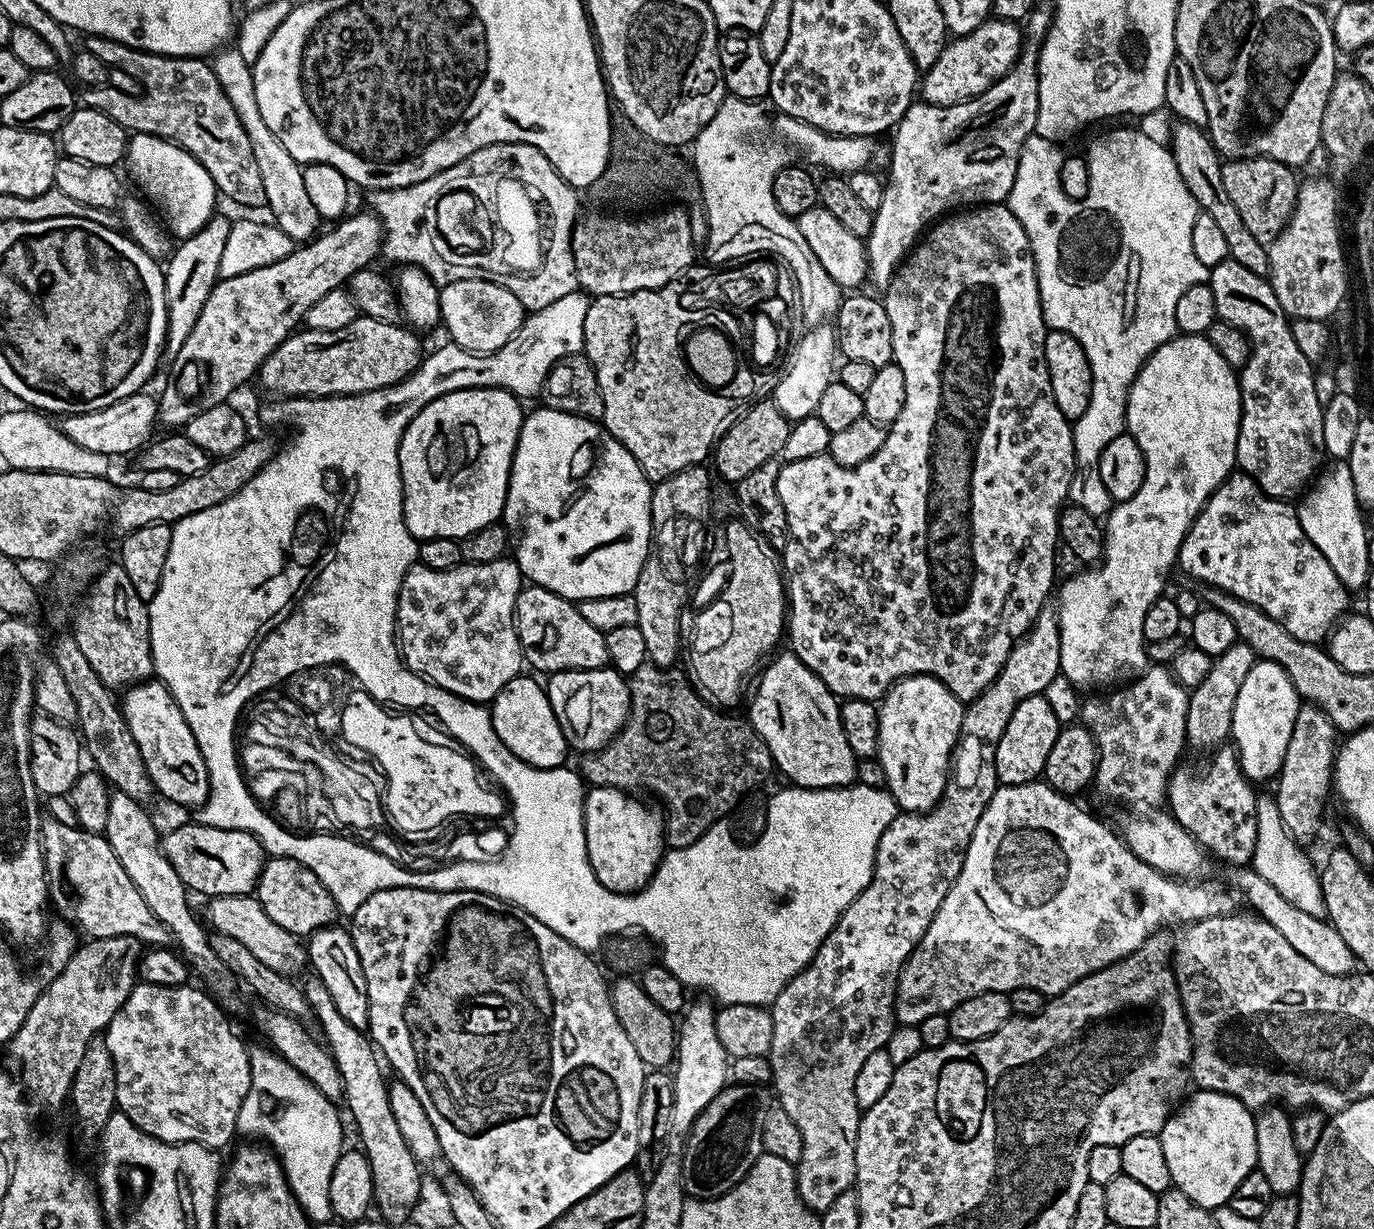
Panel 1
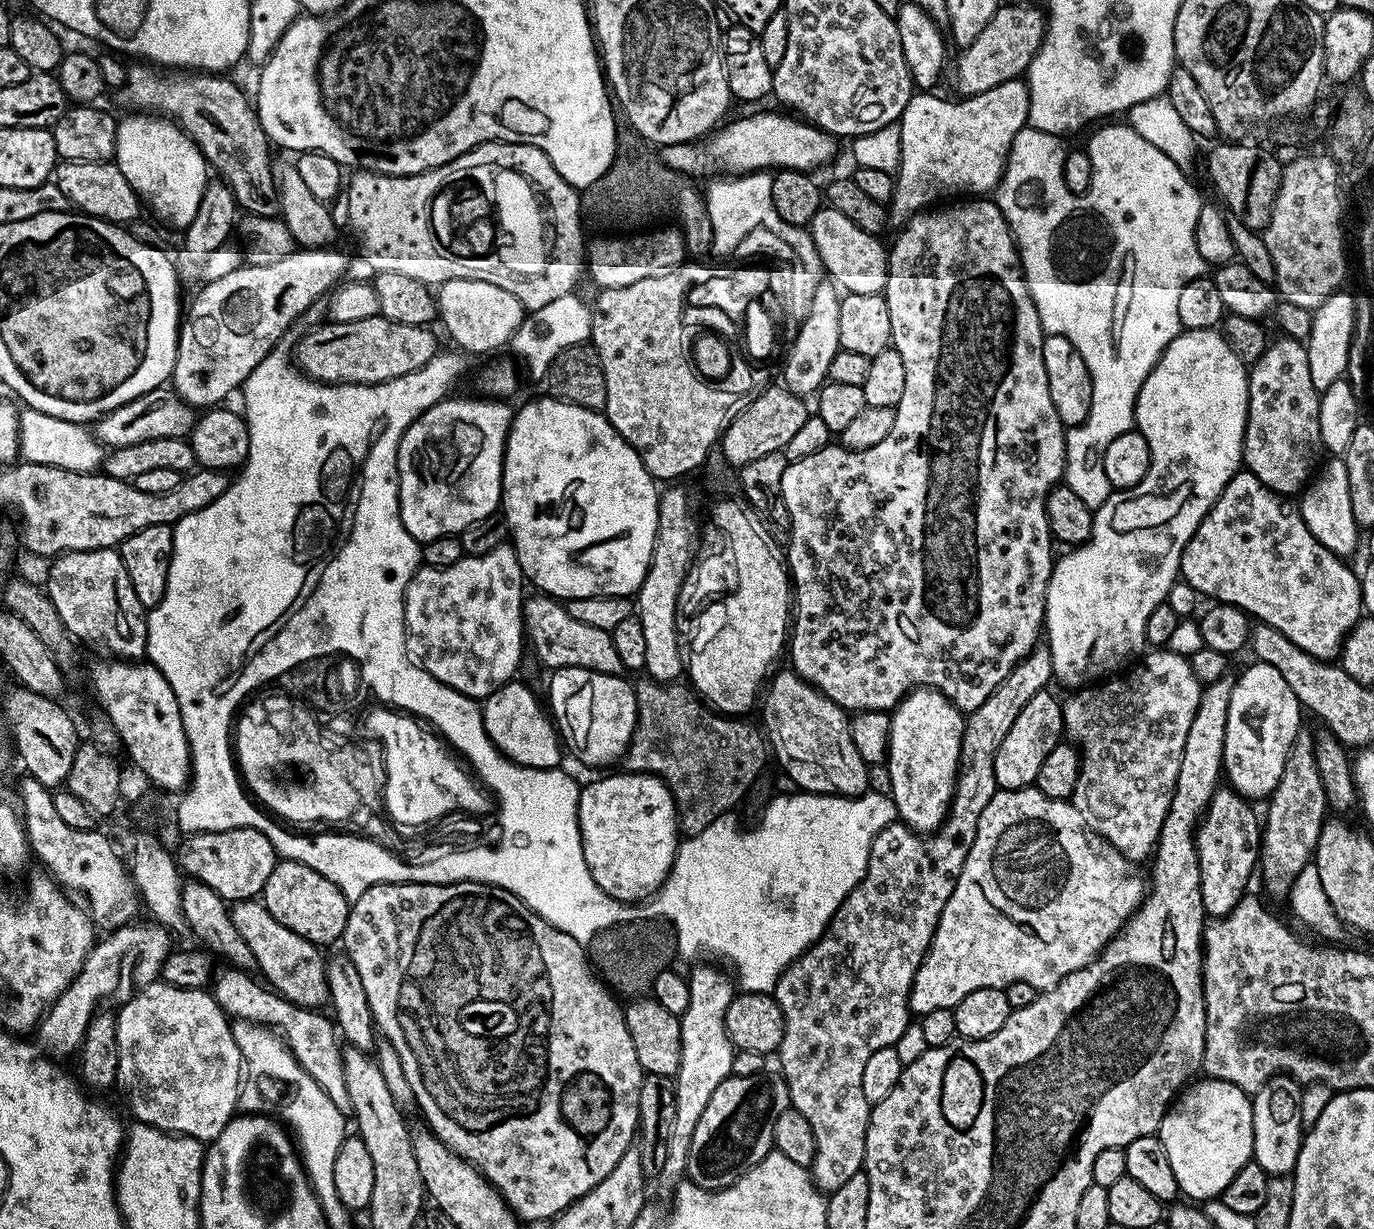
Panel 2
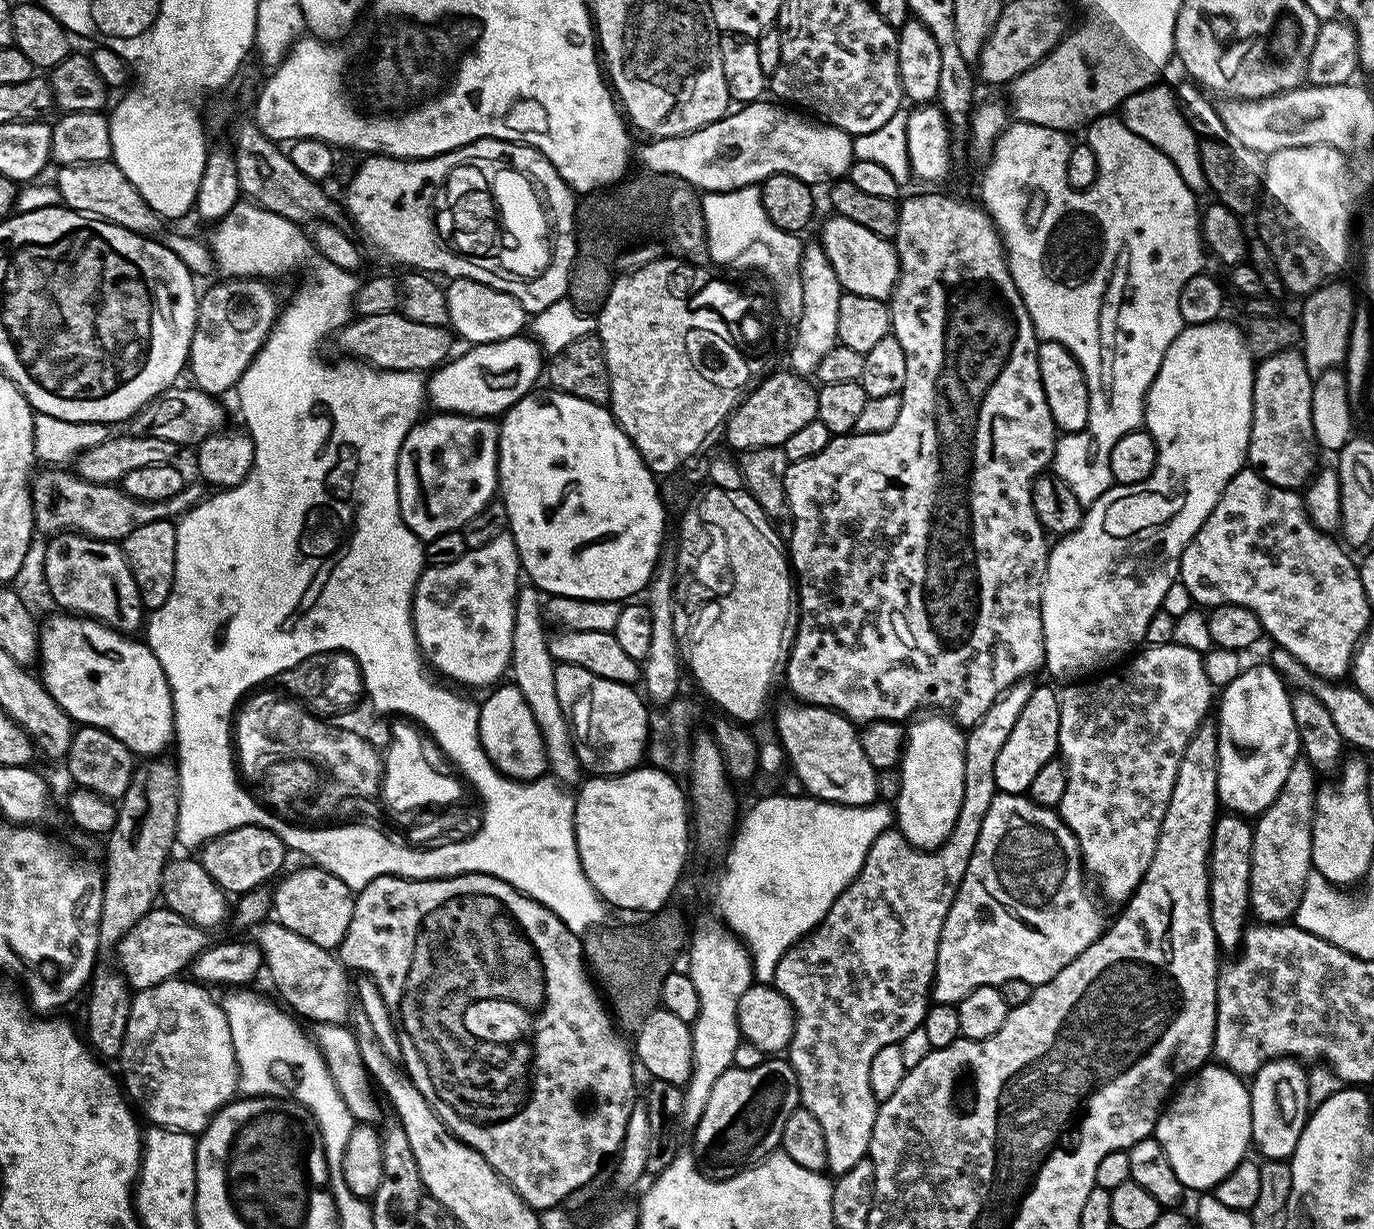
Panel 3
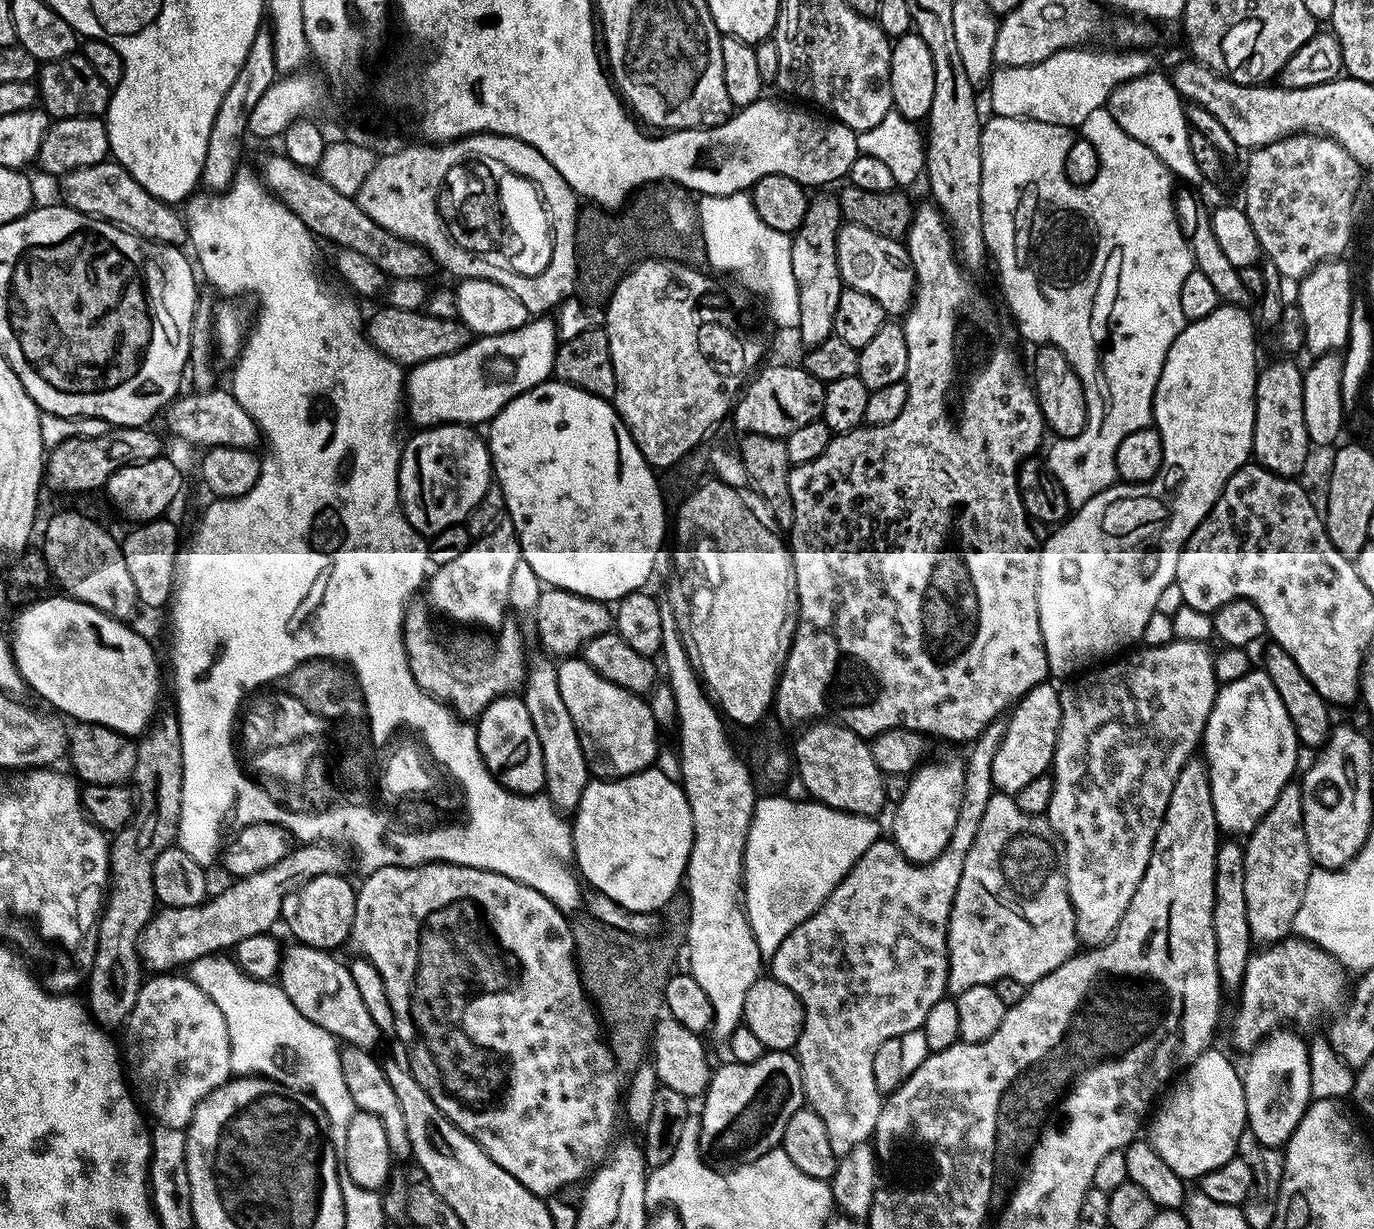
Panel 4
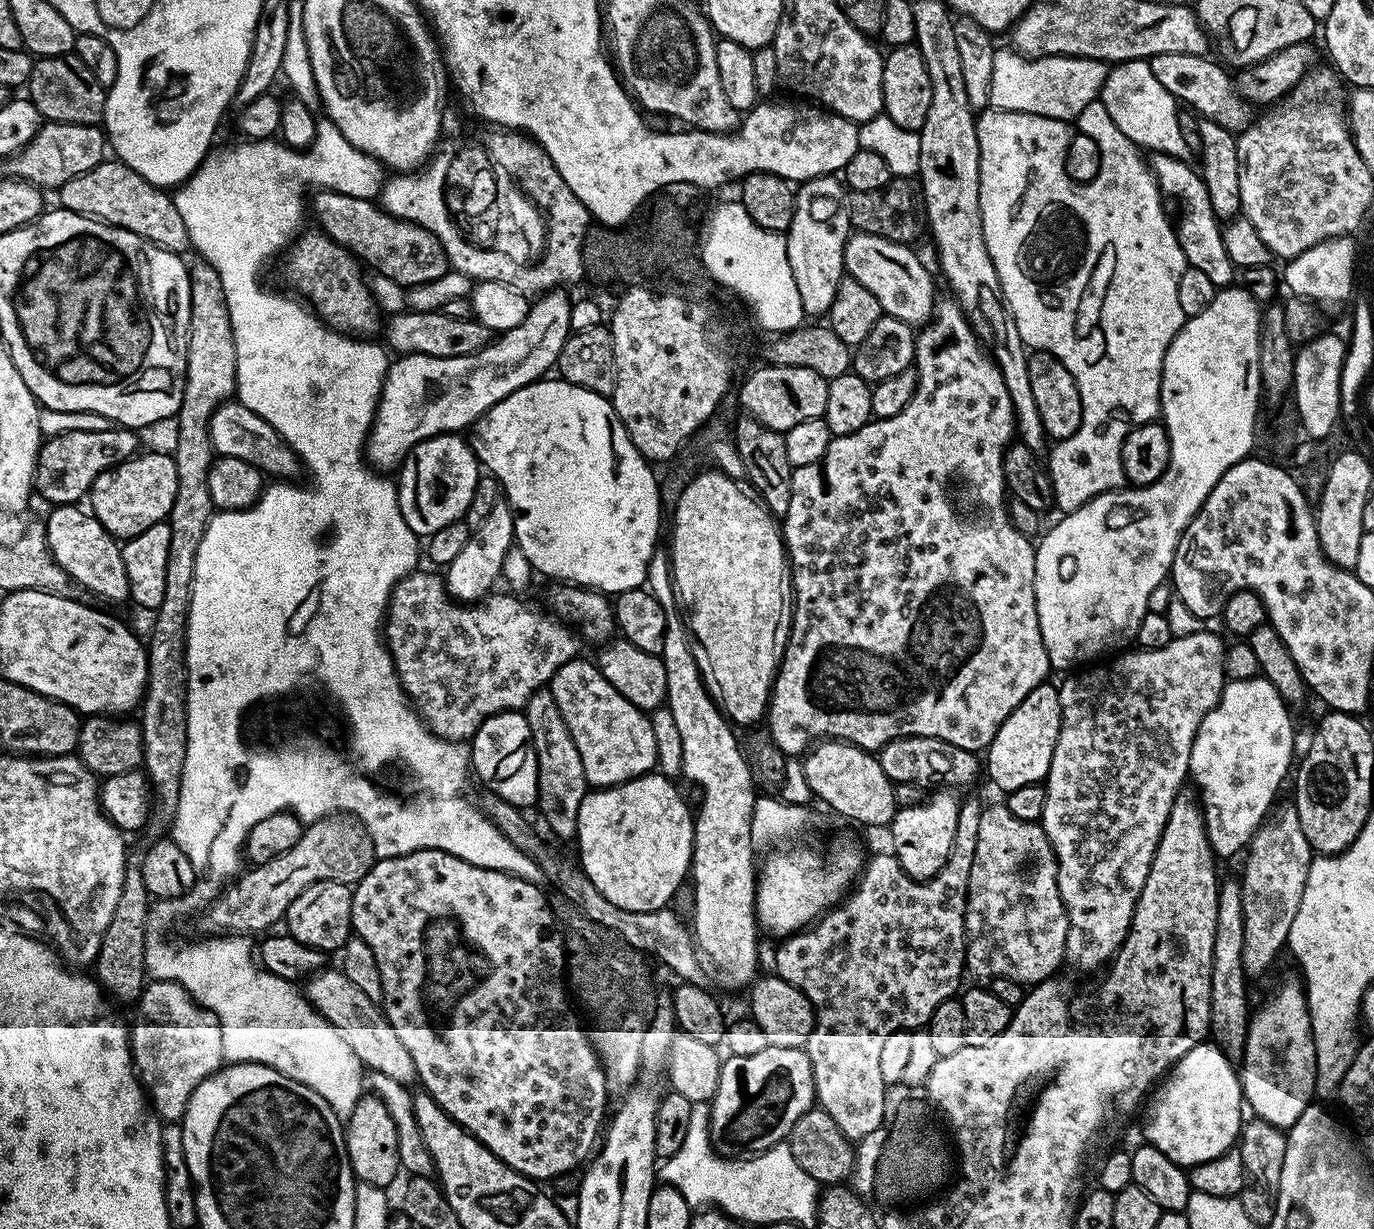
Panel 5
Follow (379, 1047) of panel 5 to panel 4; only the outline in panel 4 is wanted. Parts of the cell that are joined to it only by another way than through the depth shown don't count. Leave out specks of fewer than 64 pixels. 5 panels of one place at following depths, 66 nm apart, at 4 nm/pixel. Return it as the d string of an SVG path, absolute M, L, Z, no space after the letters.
M292 942L283 949L280 957L278 983L284 989L286 998L298 1006L302 1018L310 1018L314 1026L322 1026L337 1041L357 1048L375 1049L382 1035L374 1019L370 1016L362 995L351 977L347 963L335 960L331 951L323 948L311 948L299 942Z

